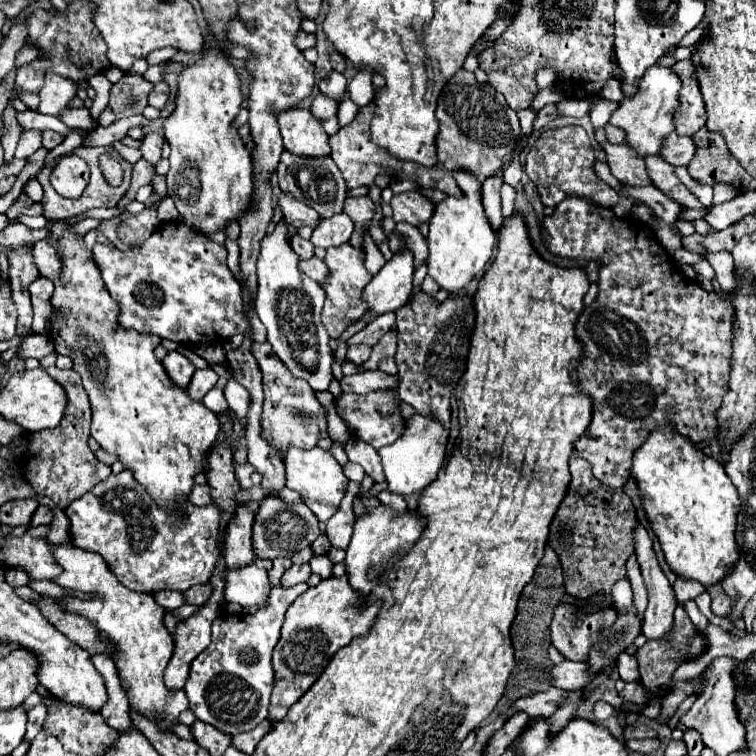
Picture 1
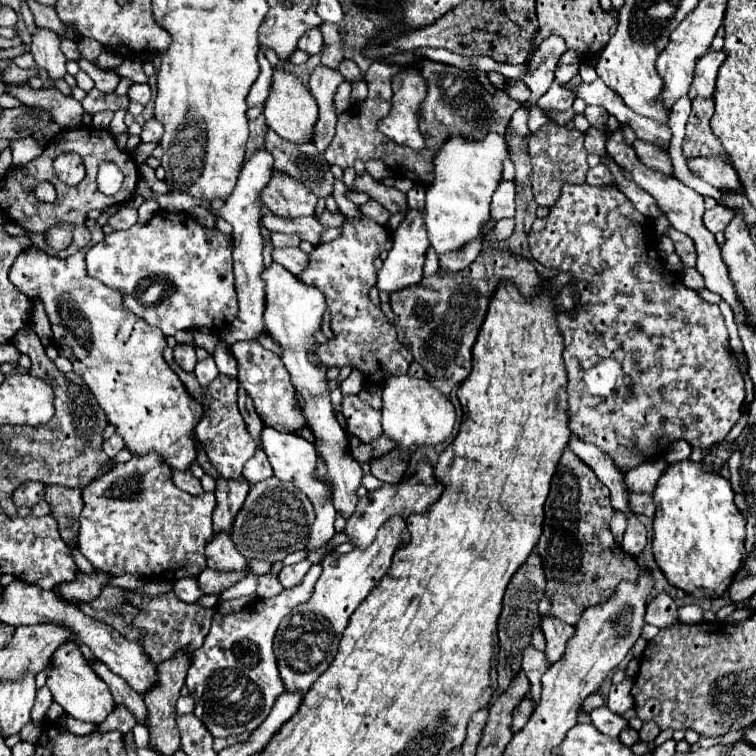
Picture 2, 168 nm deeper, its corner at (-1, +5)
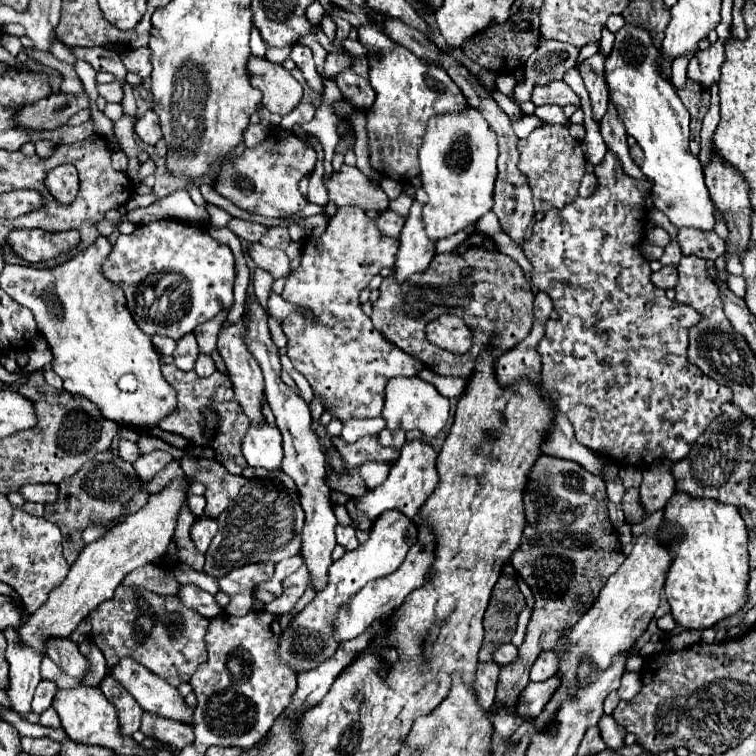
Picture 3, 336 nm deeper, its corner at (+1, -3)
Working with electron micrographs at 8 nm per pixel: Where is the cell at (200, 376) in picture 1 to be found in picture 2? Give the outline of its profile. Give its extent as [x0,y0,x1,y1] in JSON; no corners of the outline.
[193,357,219,385]

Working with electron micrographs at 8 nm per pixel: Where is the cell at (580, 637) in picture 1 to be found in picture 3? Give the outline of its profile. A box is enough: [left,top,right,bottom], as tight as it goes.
[531,653,559,681]

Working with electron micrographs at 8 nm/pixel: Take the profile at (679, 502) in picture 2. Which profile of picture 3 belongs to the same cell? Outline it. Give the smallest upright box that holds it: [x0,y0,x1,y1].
[663,493,749,629]

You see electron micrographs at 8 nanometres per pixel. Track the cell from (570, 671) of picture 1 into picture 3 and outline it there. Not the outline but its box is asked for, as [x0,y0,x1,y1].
[493,643,517,665]

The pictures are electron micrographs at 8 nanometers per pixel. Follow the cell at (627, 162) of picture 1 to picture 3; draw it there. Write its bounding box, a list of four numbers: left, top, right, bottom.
[579,53,609,119]

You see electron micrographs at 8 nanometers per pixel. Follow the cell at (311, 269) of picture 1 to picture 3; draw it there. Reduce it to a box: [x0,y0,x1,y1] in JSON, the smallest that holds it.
[247,243,289,279]

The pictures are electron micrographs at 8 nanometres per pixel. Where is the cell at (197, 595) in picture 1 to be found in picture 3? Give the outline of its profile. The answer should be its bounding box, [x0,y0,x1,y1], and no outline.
[219,561,275,615]

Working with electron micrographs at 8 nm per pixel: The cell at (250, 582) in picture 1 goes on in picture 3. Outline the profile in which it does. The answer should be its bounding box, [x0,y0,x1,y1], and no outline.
[191,515,215,553]

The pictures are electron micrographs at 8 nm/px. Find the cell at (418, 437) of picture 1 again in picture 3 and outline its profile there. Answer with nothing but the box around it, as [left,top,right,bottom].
[383,377,449,439]

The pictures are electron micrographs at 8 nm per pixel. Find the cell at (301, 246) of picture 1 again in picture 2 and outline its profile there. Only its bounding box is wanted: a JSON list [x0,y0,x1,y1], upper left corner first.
[271,233,301,247]

